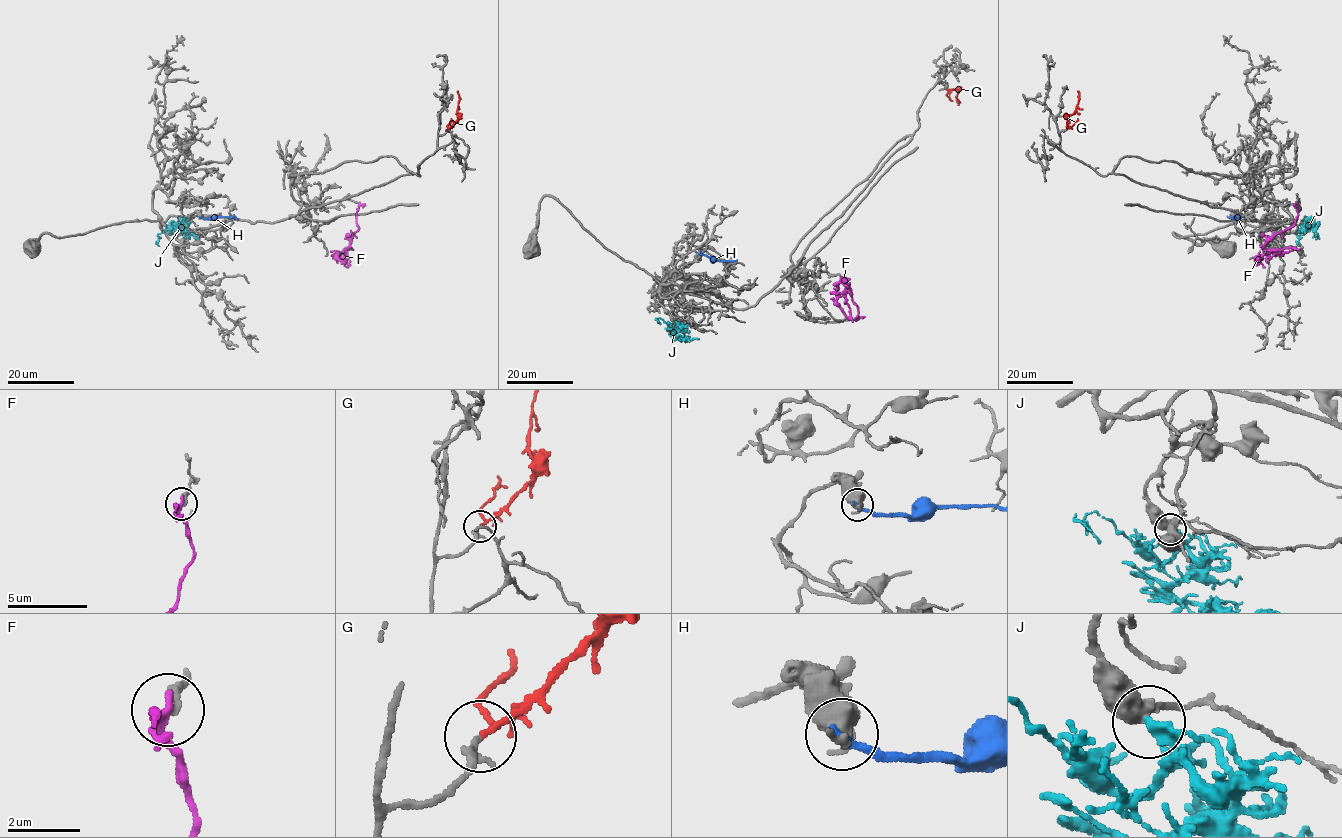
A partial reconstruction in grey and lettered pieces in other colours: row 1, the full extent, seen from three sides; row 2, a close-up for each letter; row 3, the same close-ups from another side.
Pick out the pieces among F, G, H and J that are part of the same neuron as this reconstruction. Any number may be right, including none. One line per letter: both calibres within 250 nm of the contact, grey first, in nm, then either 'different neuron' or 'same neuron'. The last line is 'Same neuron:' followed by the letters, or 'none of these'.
F: 150/190 nm | different neuron
G: 160/140 nm | same neuron
H: 500/320 nm | different neuron
J: 480/240 nm | different neuron
Same neuron: G

